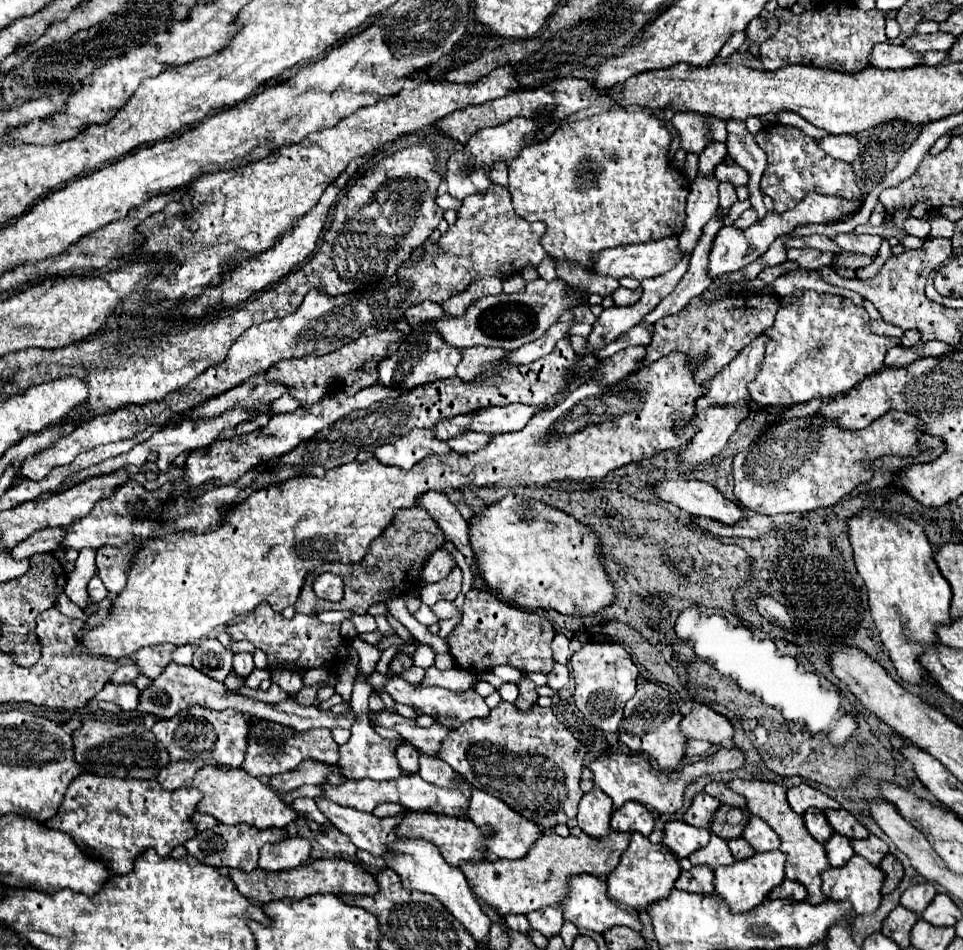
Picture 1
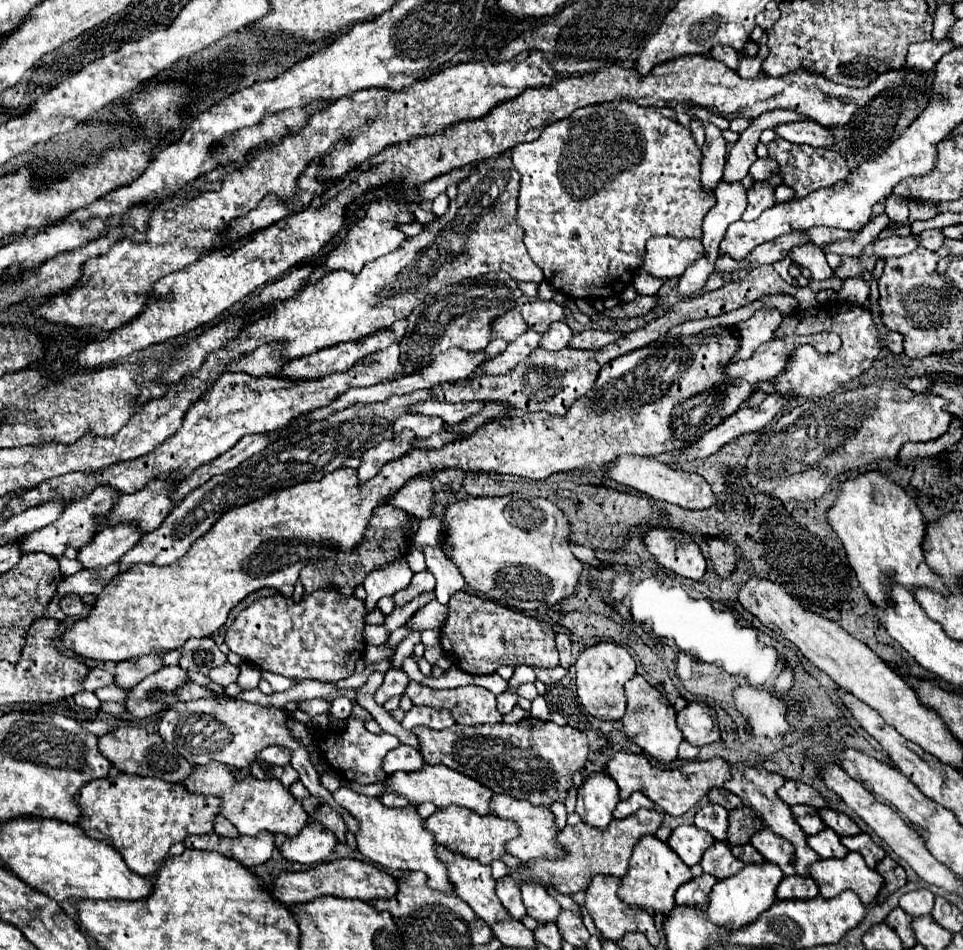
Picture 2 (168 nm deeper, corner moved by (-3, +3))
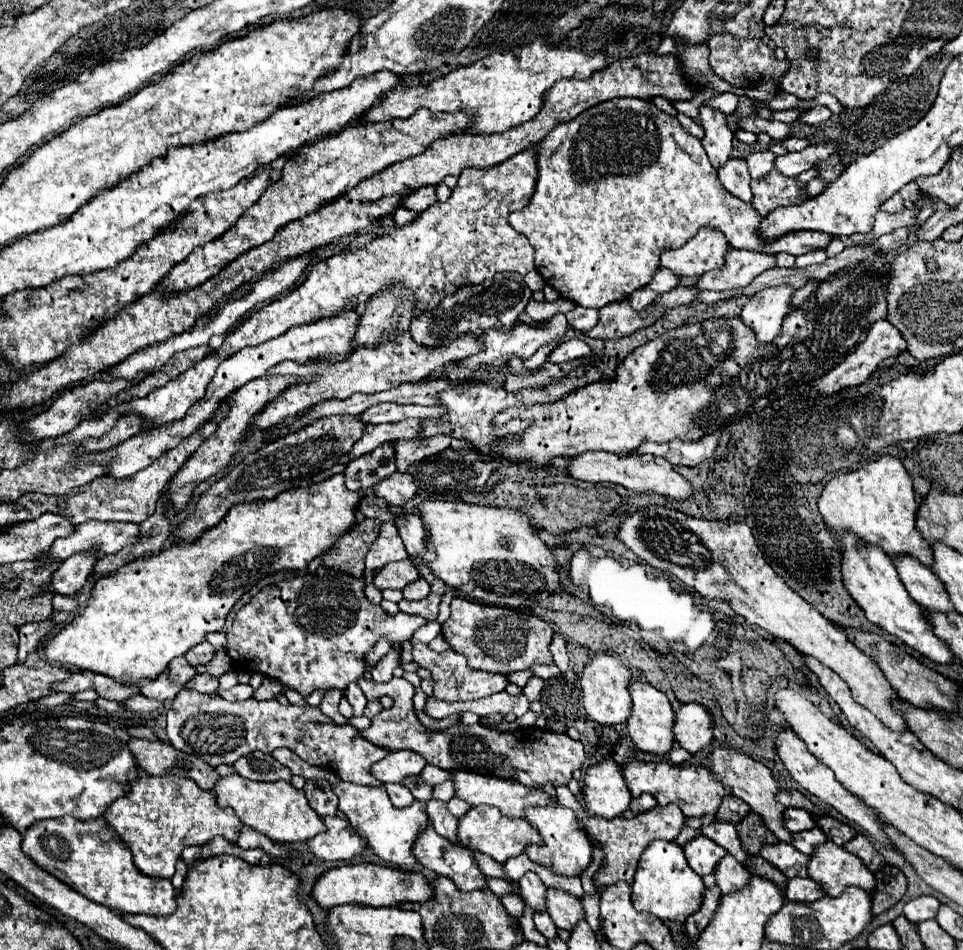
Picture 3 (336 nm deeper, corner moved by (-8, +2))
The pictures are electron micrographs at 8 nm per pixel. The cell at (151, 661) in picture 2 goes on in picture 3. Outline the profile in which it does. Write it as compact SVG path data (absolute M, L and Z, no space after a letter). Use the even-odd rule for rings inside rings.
M102 674L94 676L92 688L98 692L100 698L114 700L114 702L122 702L134 694L140 694L140 690L128 690L128 686L116 686L116 682L112 682L112 678L102 676Z

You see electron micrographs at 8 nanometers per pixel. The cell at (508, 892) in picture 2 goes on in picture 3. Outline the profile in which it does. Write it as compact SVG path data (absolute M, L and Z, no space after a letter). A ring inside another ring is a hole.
M484 876L486 878L486 886L496 894L496 896L504 896L504 894L514 894L514 888L506 882L506 880L502 880L502 878L490 878L490 876Z

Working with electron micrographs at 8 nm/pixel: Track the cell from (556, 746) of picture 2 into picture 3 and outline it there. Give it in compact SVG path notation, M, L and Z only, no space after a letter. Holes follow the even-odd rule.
M358 678L356 682L360 690L366 694L366 698L382 698L392 696L394 706L388 710L382 710L376 718L372 718L370 728L362 732L362 738L368 742L384 748L384 750L412 750L418 752L428 760L428 764L446 768L446 770L474 770L478 774L492 774L500 778L512 778L516 776L518 782L522 782L528 788L542 788L546 780L554 782L554 786L568 784L572 778L572 772L580 768L586 760L584 746L578 740L572 740L568 734L554 734L548 730L538 728L526 728L526 742L520 740L522 732L498 732L494 728L474 724L464 726L458 724L456 730L448 728L442 732L424 732L422 724L418 722L414 708L412 708L412 696L414 686L404 678L392 678L390 682L378 684L366 678Z

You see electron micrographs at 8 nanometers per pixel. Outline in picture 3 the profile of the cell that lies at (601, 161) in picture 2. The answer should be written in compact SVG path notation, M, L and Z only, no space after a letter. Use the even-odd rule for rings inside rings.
M614 98L596 104L584 110L584 114L578 114L572 122L556 126L536 150L540 176L532 202L522 210L512 212L508 220L512 228L530 240L536 270L542 274L544 282L556 288L560 296L582 304L584 308L598 310L646 286L660 268L660 254L684 246L704 226L722 230L732 248L760 254L788 252L800 256L830 244L830 234L804 230L764 240L760 236L762 216L720 184L702 142L648 100Z

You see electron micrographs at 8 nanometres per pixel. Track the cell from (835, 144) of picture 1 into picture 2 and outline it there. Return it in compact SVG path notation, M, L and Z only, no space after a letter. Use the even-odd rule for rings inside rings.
M797 121L797 123L779 125L775 133L799 145L811 145L811 147L821 147L821 149L831 149L835 145L835 137L831 129L817 125L815 121Z

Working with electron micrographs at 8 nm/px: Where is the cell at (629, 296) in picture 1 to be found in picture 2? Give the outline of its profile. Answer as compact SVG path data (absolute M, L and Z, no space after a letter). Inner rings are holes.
M637 271L633 277L633 287L635 287L637 295L657 295L661 285L663 285L661 279L651 277L649 273L643 273L643 271Z

